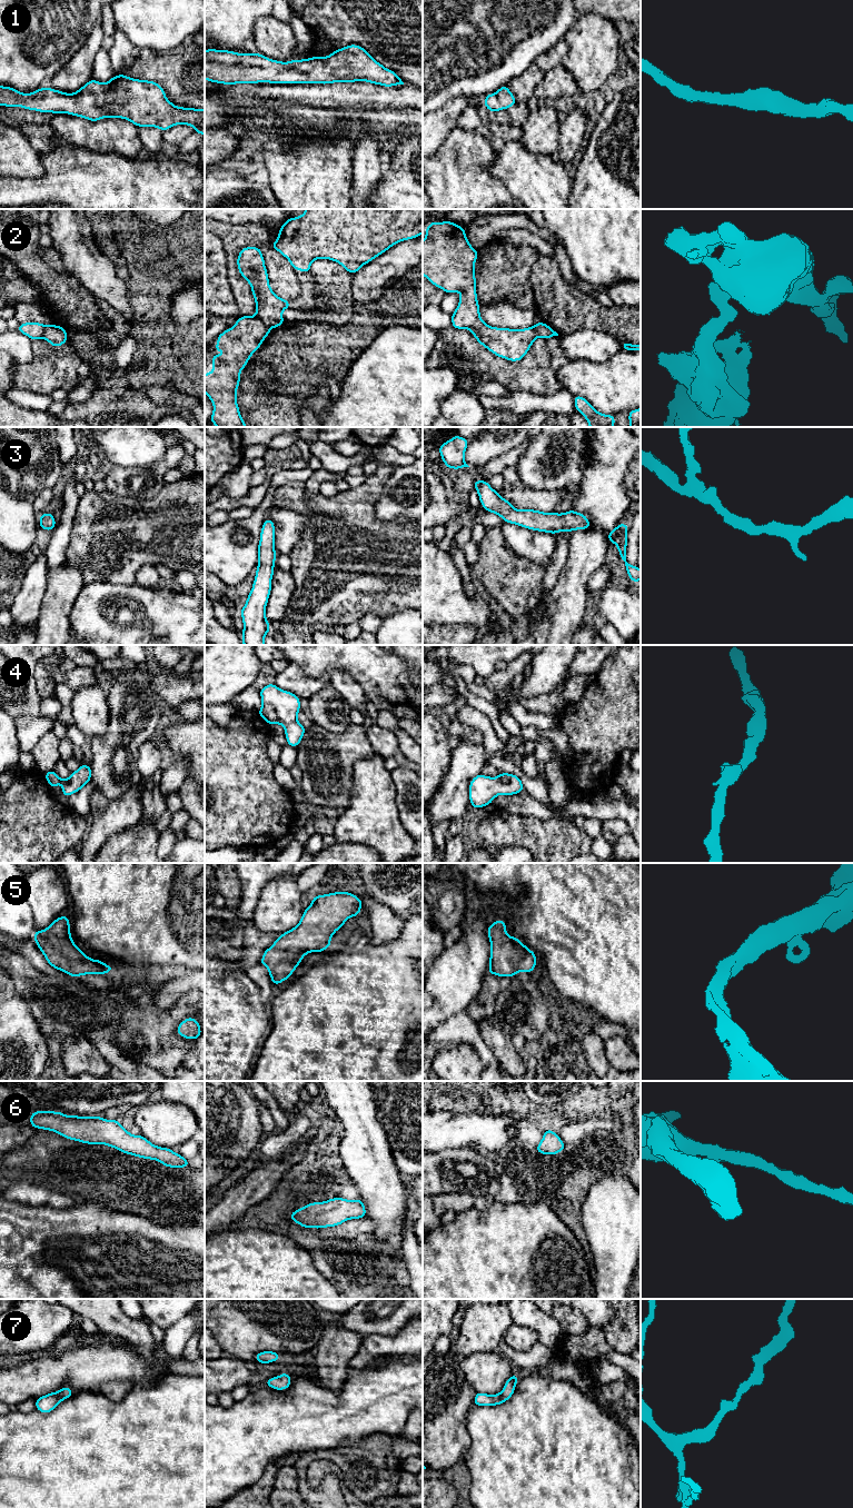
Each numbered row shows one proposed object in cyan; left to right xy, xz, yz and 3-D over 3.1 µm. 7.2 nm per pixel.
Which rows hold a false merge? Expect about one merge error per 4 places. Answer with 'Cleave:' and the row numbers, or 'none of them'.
Cleave: 2

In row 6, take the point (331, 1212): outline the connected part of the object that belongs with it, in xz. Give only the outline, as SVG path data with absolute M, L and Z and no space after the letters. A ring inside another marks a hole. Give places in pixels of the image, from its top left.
M333 1198L324 1202L313 1202L290 1213L289 1218L301 1228L328 1228L340 1226L346 1220L366 1218L363 1201Z

